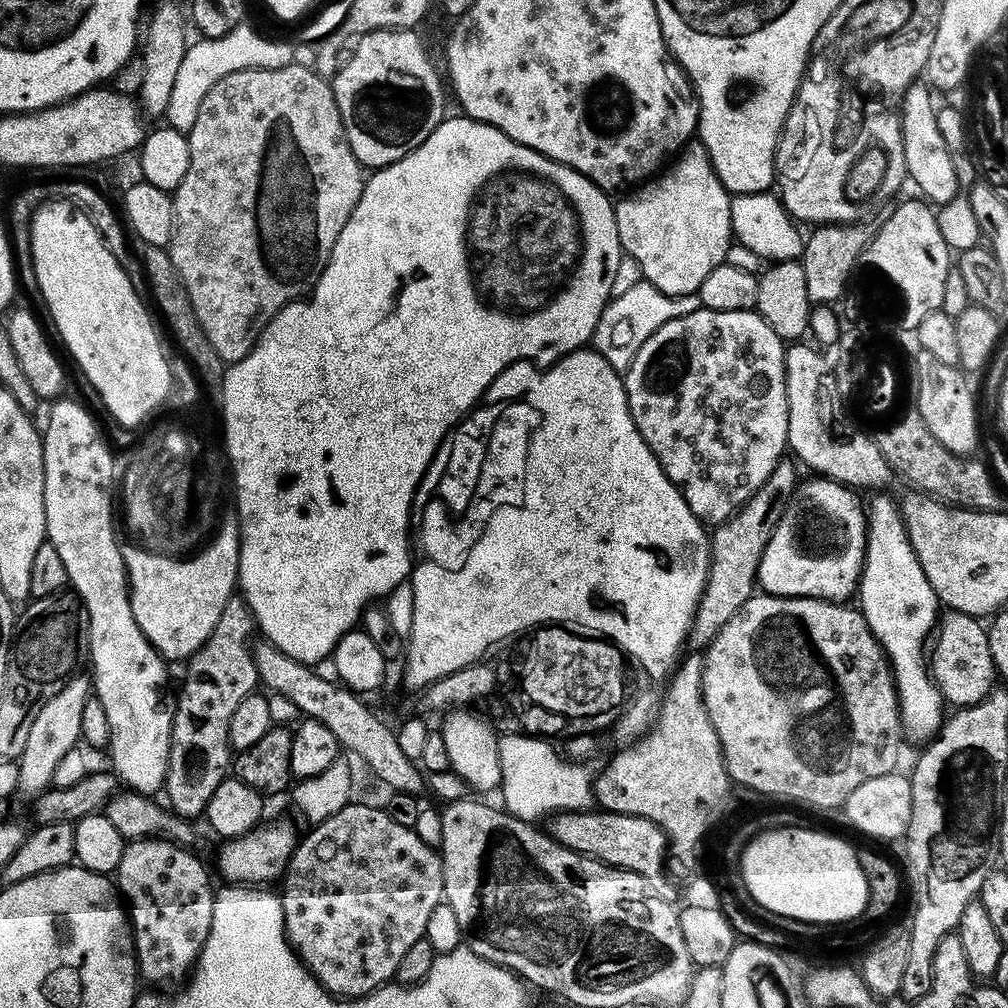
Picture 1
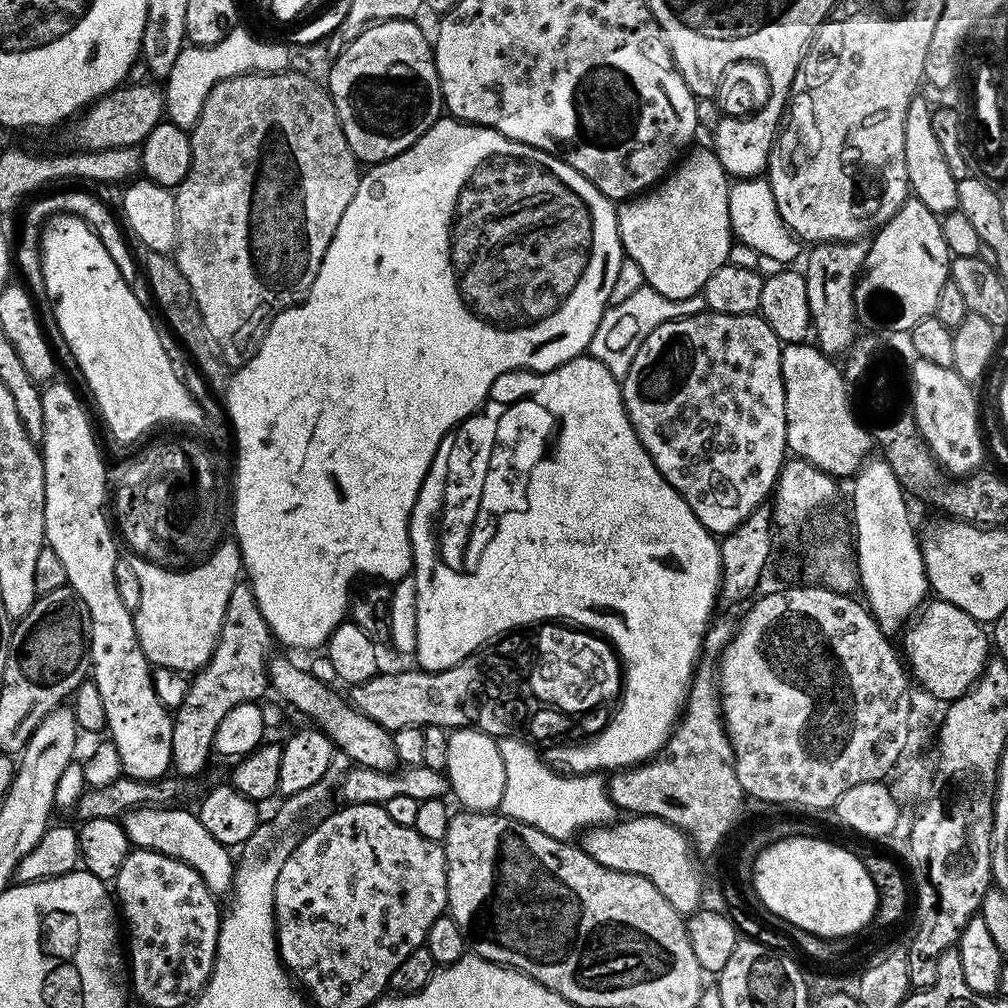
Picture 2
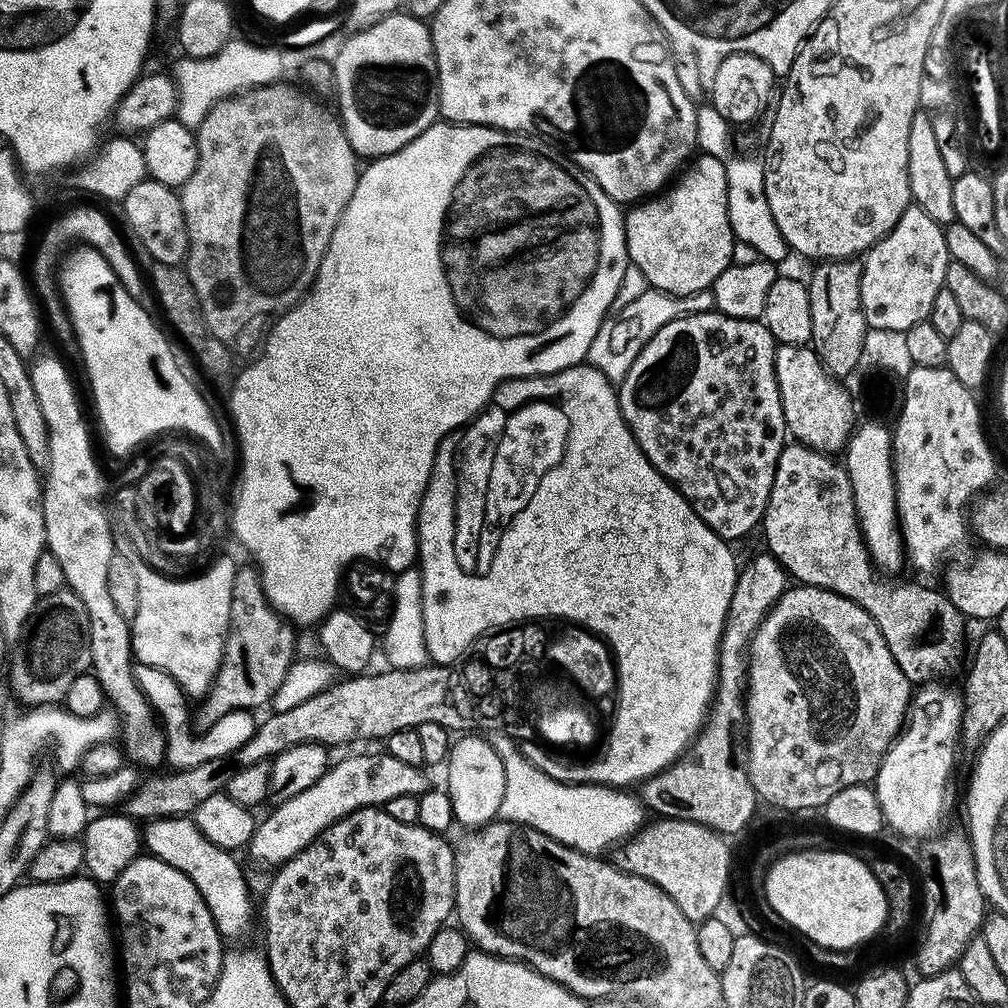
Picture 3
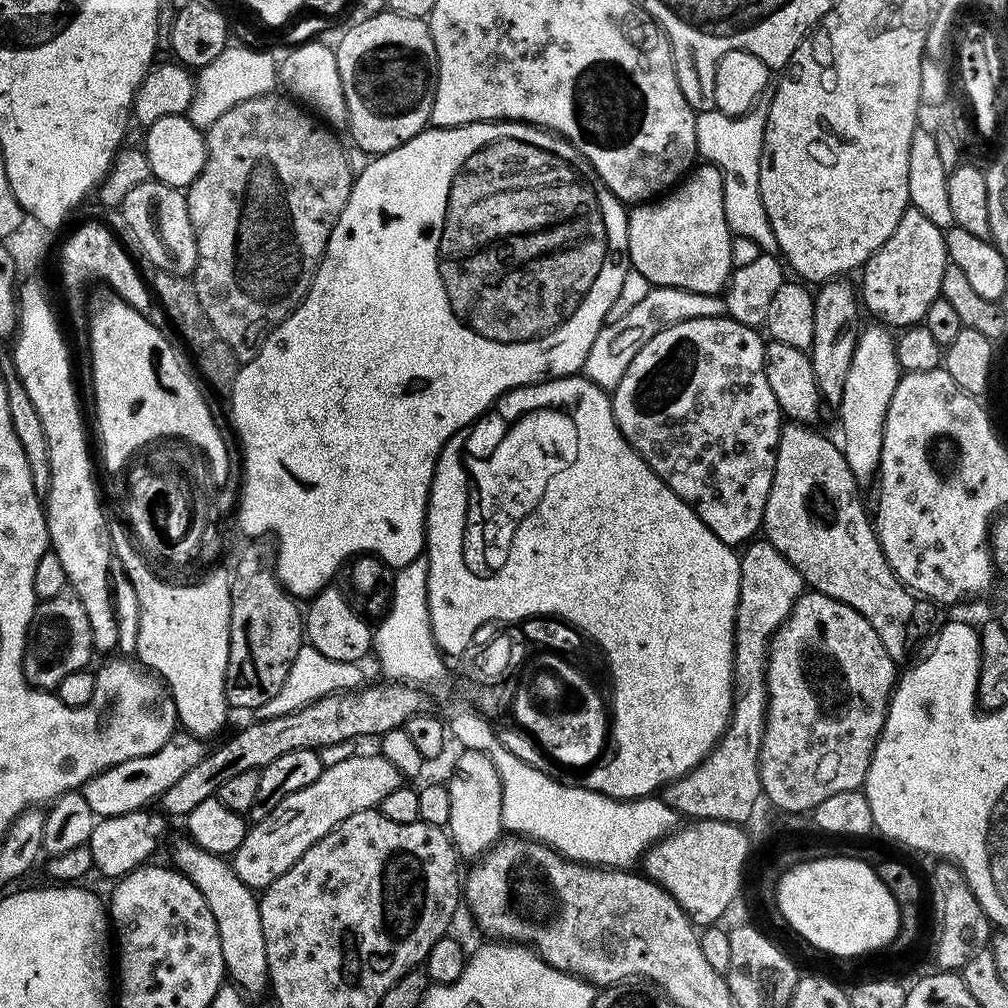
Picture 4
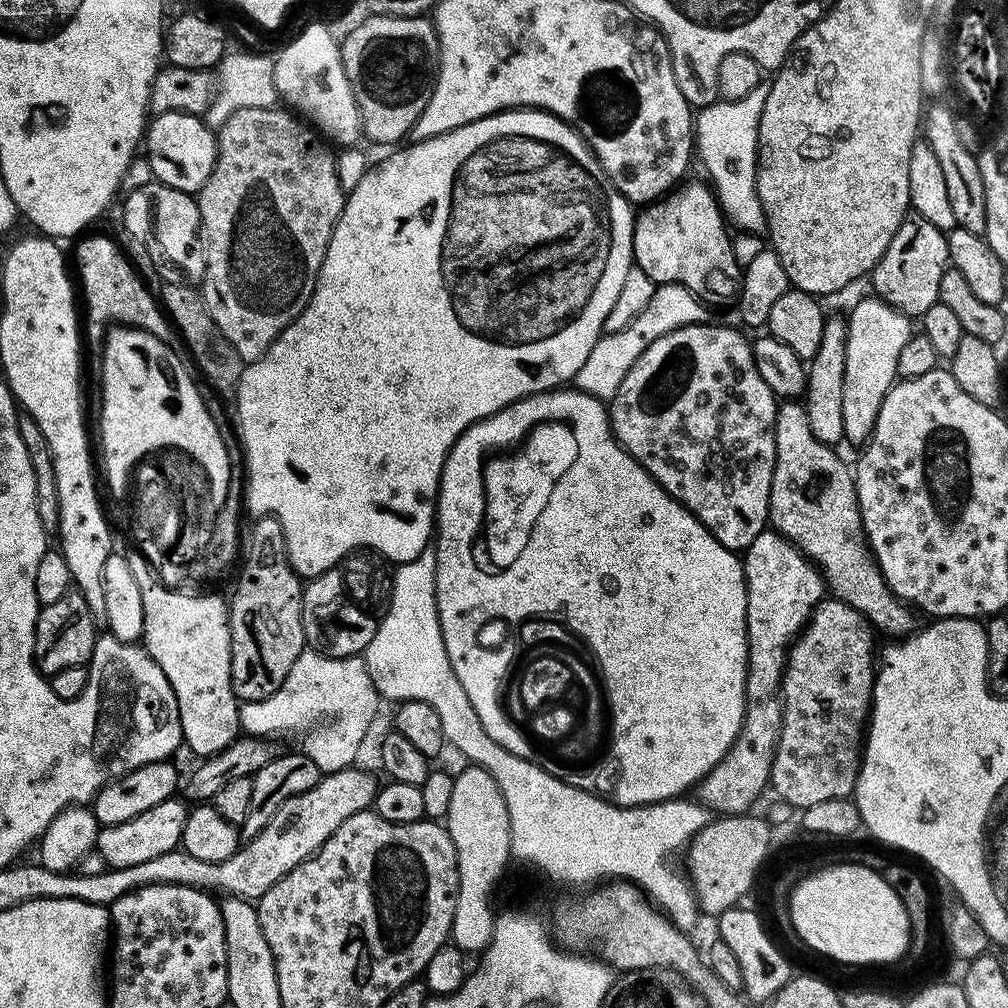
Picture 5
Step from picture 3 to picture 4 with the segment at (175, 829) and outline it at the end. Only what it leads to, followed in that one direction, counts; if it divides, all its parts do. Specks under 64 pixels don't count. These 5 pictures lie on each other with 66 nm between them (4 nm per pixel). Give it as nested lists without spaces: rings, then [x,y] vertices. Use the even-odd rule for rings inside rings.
[[[181,838],[176,844],[174,867],[187,880],[194,882],[194,886],[198,886],[202,898],[206,898],[206,906],[210,906],[210,914],[214,914],[214,926],[218,926],[218,942],[222,942],[227,979],[249,997],[258,995],[263,988],[265,991],[269,987],[266,938],[262,938],[262,914],[257,893],[249,890],[246,882],[238,878],[225,857],[210,854],[187,838]]]

